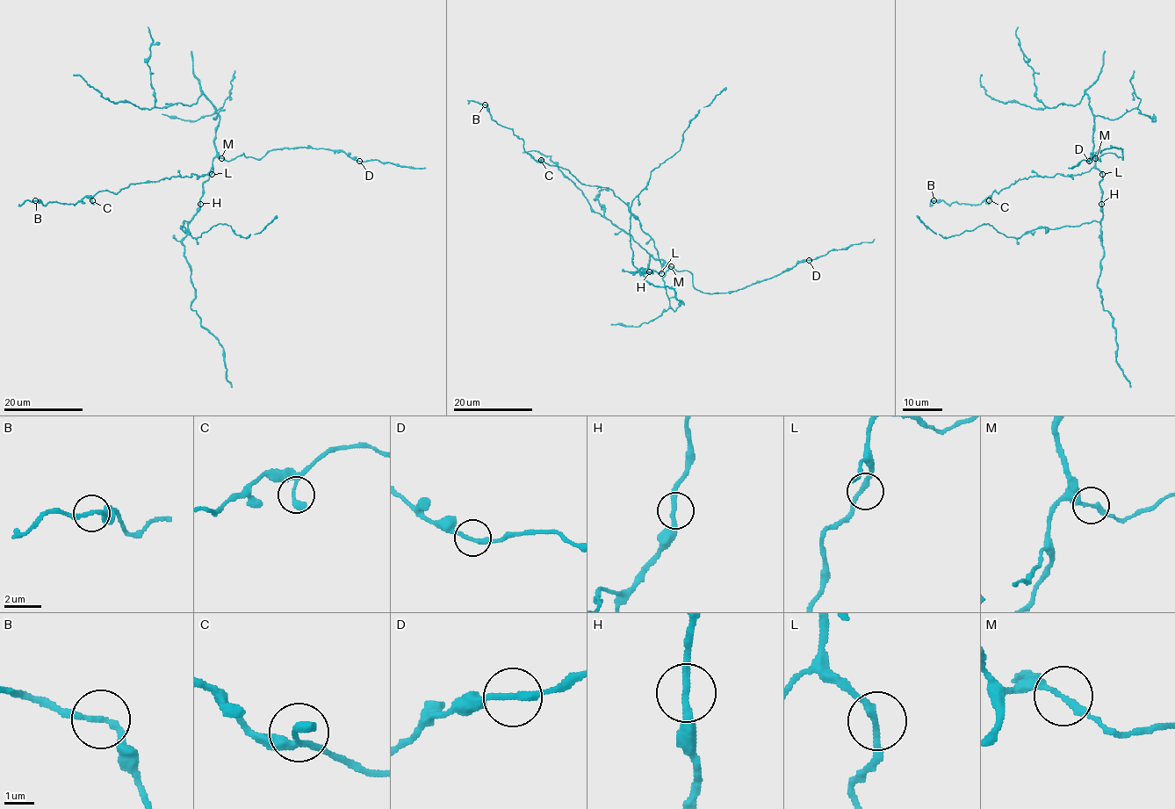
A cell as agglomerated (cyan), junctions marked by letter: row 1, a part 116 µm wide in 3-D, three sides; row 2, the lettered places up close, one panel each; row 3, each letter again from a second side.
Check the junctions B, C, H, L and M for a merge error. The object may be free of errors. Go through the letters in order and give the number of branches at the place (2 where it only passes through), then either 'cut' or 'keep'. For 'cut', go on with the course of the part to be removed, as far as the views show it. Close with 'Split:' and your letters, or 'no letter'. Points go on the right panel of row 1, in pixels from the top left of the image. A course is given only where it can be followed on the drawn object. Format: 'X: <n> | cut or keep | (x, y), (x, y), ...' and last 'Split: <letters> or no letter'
B: 2 | keep
C: 2 | keep
H: 2 | keep
L: 2 | keep
M: 2 | keep
Split: no letter

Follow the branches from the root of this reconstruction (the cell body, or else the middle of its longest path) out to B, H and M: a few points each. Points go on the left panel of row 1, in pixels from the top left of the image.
B: (211, 173), (212, 168), (205, 175), (132, 183), (116, 194), (101, 191), (85, 196), (75, 205), (35, 200)
H: (211, 173), (203, 183), (200, 204)
M: (211, 173), (212, 160), (216, 157), (222, 158)

